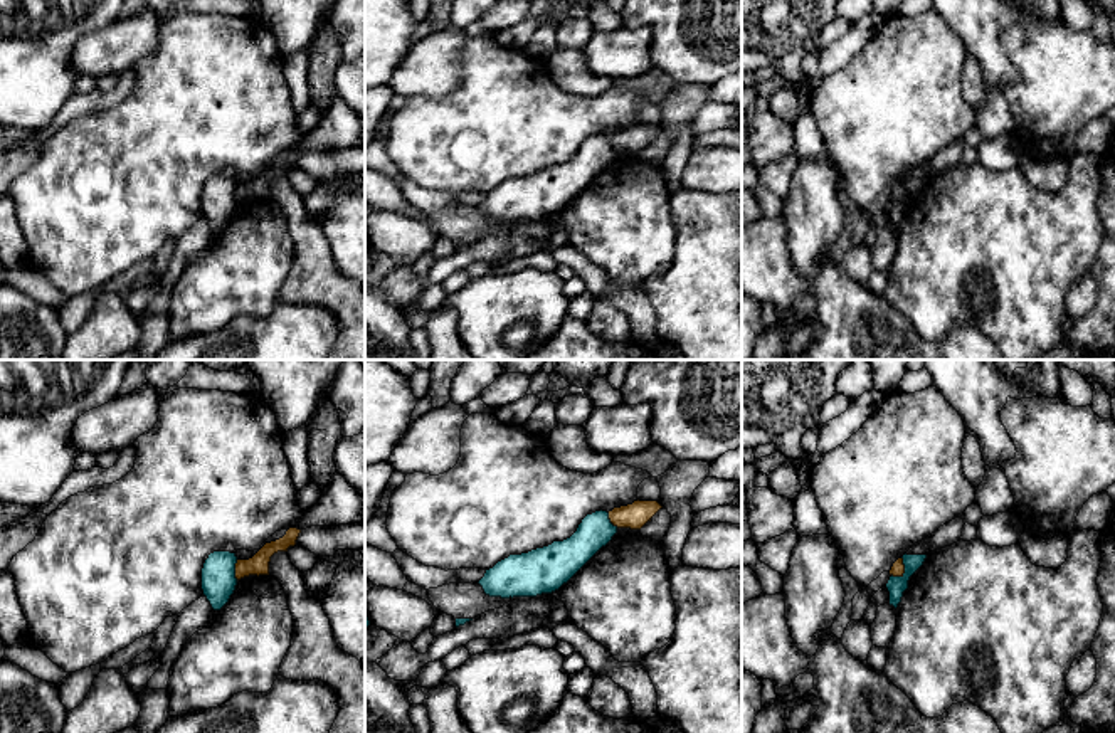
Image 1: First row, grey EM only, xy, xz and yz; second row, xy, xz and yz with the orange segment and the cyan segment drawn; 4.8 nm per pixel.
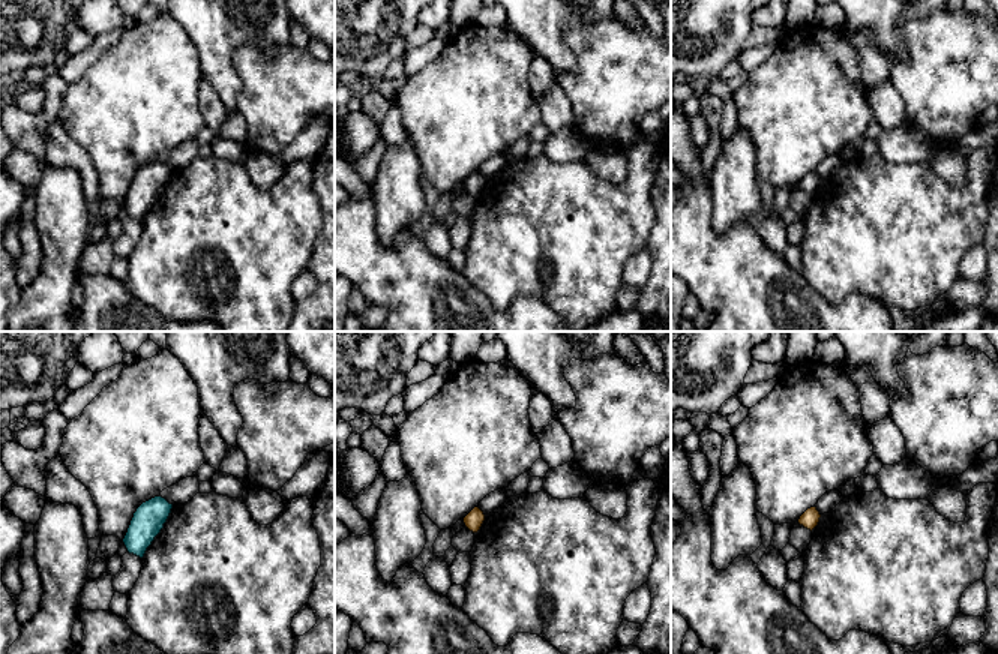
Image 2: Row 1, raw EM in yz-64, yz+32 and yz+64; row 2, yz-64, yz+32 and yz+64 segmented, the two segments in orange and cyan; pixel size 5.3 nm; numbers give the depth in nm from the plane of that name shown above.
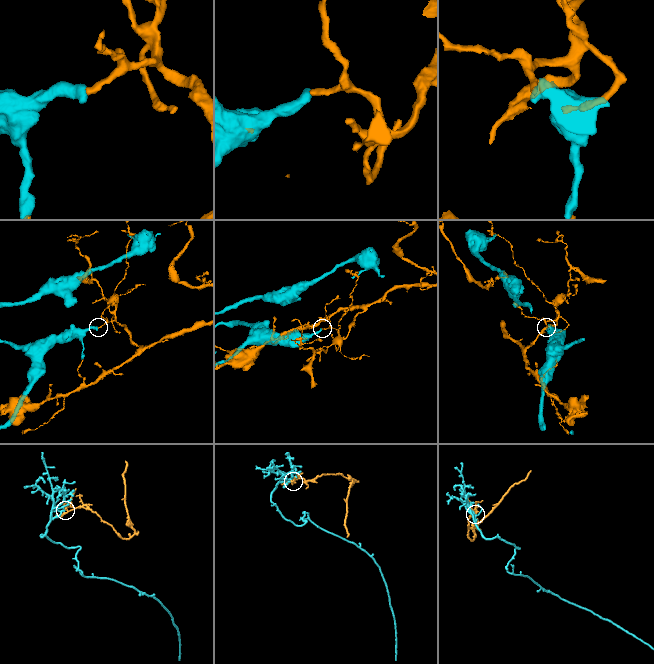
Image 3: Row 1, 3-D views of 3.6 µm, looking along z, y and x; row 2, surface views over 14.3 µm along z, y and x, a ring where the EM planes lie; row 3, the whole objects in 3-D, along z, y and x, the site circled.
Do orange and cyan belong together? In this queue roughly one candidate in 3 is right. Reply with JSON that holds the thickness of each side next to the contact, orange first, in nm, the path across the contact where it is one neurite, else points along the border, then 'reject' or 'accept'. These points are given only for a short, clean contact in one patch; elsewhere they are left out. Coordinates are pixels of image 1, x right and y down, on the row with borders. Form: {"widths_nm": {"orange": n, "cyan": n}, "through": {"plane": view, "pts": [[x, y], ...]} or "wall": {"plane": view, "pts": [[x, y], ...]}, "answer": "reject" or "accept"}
{"widths_nm": {"orange": 60, "cyan": 90}, "answer": "reject"}

